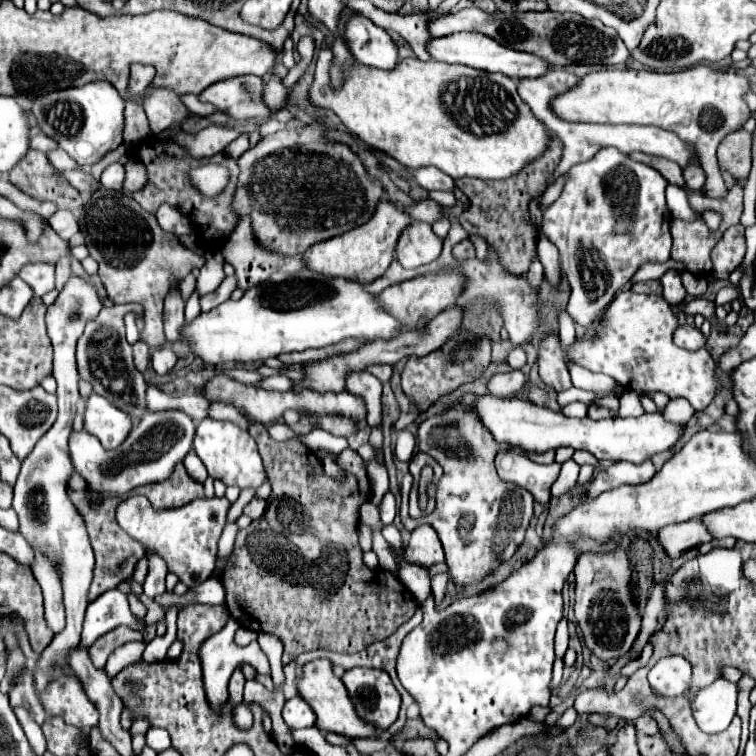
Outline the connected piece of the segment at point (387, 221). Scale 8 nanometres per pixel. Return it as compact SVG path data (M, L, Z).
M383 199L379 201L367 225L359 225L357 229L351 229L349 233L331 237L329 241L317 243L309 251L305 251L303 253L305 267L317 273L325 273L329 277L349 277L349 279L361 281L361 285L371 283L373 279L381 277L387 271L389 263L393 261L393 251L395 251L399 233L401 229L409 225L409 221L411 221L409 215L401 207Z

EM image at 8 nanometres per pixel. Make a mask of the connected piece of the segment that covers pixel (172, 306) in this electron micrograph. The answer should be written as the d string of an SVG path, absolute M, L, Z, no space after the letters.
M173 281L173 293L169 293L169 297L165 297L165 311L163 311L165 337L169 341L179 341L181 339L179 329L185 323L183 307L185 307L185 301L179 293L179 281Z

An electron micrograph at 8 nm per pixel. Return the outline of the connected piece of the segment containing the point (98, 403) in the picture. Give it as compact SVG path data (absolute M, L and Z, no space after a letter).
M91 395L85 405L85 429L93 433L105 449L117 449L133 429L133 421L113 403Z

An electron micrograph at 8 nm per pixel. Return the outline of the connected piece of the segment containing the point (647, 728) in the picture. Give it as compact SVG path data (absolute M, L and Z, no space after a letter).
M637 717L637 719L633 721L633 725L635 725L637 735L655 735L655 733L657 733L655 721L653 721L651 717Z

